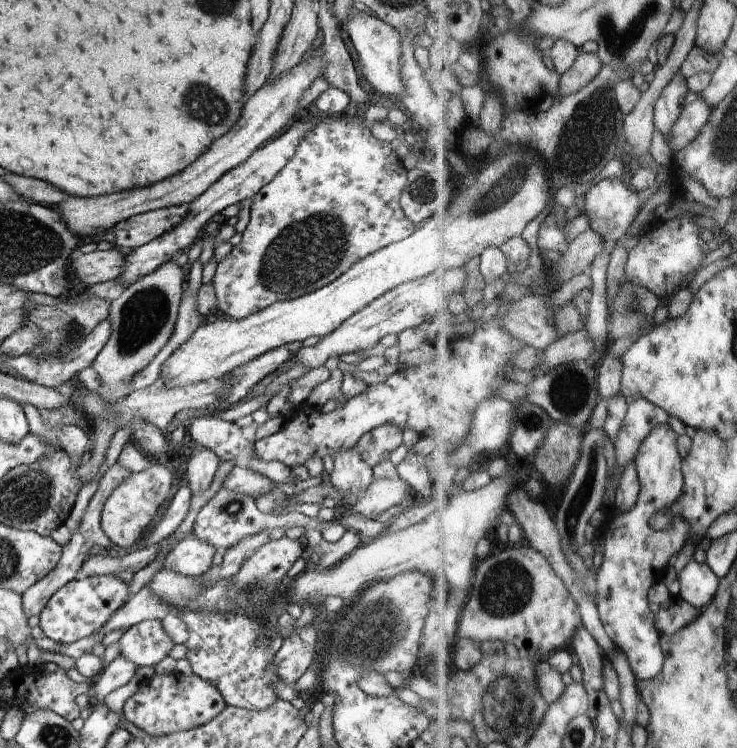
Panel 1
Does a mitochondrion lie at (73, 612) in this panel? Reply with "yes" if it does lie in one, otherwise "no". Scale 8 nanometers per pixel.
no

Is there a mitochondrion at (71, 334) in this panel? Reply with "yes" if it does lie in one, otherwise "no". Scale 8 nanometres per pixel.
yes

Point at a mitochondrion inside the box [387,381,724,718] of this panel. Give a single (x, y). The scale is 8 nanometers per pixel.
(503, 583)

